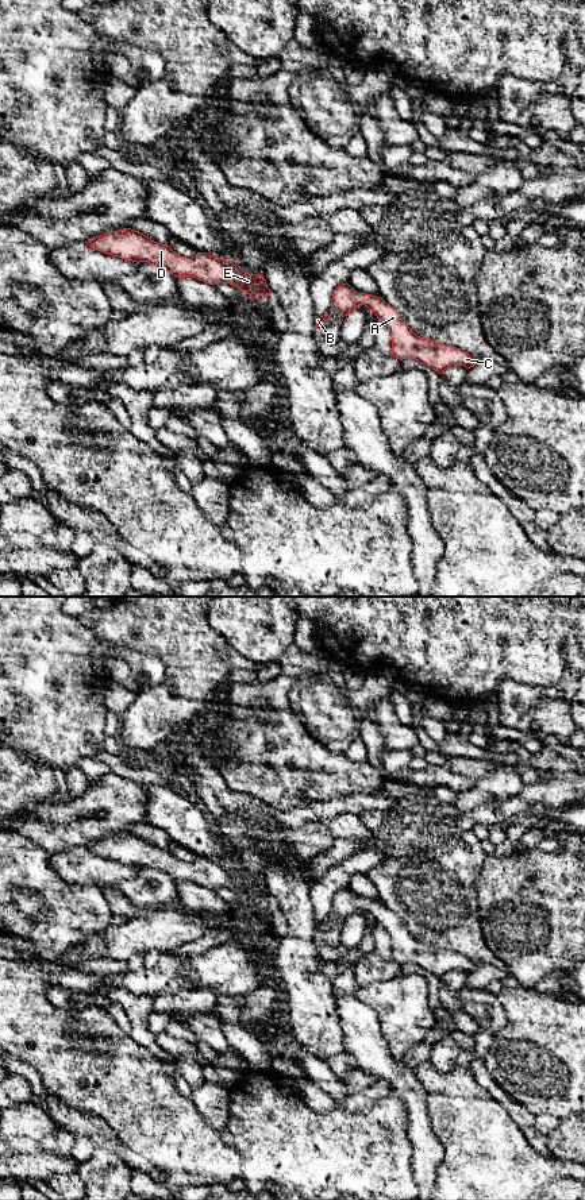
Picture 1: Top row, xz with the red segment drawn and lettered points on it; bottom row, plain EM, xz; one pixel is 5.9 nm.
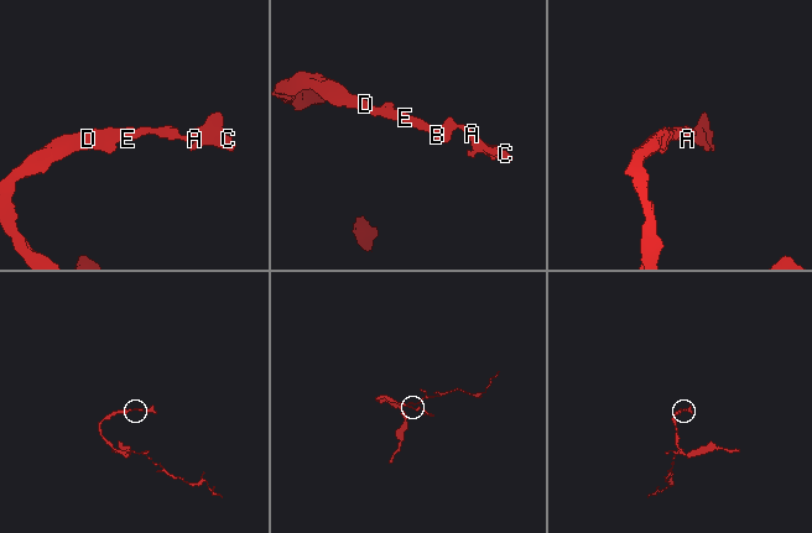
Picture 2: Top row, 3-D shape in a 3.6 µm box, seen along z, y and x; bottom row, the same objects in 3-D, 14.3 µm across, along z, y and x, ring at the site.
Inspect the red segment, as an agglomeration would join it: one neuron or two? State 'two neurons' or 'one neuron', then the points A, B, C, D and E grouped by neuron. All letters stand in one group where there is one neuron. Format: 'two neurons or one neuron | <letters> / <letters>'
one neuron | A B C D E

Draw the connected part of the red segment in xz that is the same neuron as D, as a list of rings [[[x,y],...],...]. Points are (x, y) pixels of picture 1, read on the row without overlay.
[[[131,833],[109,836],[85,846],[91,853],[124,865],[147,867],[163,872],[174,881],[192,881],[205,888],[230,888],[245,899],[262,906],[270,900],[262,880],[245,877],[235,865],[227,865],[207,857],[192,863],[181,861],[169,850],[158,848]]]

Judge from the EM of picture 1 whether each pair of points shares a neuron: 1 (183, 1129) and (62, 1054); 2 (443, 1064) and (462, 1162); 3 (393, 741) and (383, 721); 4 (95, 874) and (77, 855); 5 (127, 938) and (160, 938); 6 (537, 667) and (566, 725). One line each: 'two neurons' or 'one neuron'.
1: one neuron
2: two neurons
3: one neuron
4: one neuron
5: one neuron
6: two neurons

